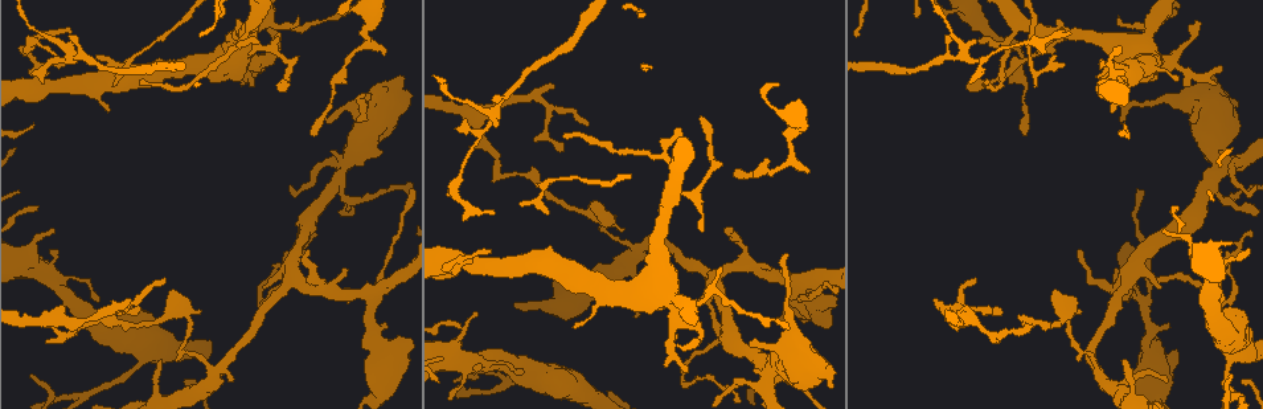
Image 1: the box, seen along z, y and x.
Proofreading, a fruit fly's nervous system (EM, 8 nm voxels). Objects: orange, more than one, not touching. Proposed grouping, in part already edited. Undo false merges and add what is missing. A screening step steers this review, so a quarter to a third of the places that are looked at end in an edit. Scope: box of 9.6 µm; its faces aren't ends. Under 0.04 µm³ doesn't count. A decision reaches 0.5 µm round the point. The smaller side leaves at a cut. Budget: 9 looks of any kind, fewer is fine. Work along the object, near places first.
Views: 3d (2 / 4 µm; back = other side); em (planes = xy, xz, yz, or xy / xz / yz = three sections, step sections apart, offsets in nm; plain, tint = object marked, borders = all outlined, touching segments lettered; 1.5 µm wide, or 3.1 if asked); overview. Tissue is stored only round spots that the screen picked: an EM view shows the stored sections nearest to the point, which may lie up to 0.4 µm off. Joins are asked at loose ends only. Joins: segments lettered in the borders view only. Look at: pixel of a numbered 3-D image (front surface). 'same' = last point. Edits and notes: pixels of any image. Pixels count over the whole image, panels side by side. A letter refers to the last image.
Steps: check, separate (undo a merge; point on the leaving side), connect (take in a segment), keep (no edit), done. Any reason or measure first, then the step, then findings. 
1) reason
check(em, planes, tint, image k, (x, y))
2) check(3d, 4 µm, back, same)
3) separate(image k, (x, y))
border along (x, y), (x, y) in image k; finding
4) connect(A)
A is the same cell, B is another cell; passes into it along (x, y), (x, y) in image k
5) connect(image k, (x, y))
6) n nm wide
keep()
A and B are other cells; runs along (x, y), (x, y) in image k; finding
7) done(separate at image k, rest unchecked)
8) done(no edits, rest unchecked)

sudden change in width
check(em, planes, borders, image 1, (365, 39))

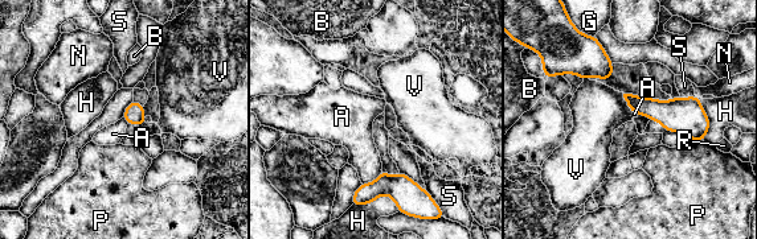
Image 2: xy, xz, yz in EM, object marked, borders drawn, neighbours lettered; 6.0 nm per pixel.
keep()
A, B, G, H, N, P, R, S and V are other cells; border along (381, 170), (372, 181), (361, 184) in image 2; all the same neuron

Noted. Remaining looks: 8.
an open end
check(em, planes, tint, image 1, (736, 174))

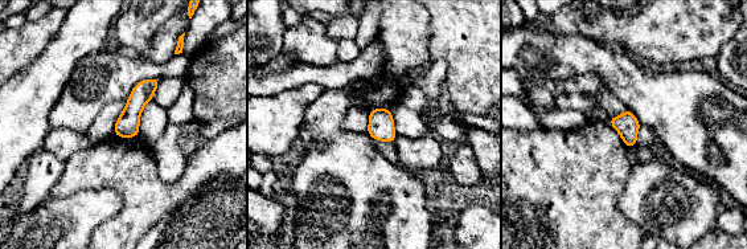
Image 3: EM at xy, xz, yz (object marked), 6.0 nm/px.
see the neighbours
check(em, planes, borders, same)

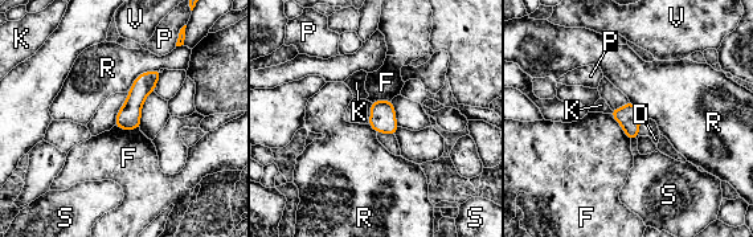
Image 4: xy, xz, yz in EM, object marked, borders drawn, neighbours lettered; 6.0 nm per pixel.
140 nm wide
keep()
D, F, K, P, R, S and V are other cells; border along (159, 68), (142, 72), (129, 92) in image 4; none of them fits

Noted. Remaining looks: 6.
arms part here
check(em, xz, step 8, tint, image 1, (959, 55))

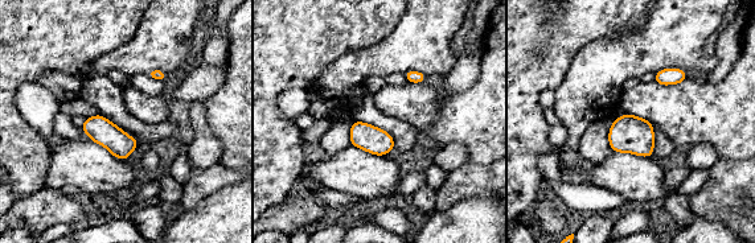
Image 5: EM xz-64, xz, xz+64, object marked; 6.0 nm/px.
check(em, planes, tint, same)

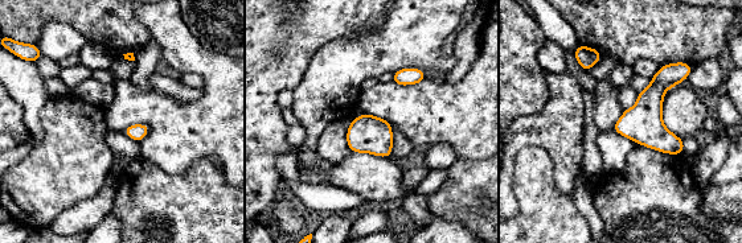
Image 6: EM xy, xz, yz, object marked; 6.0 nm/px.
check(em, planes, borders, same)

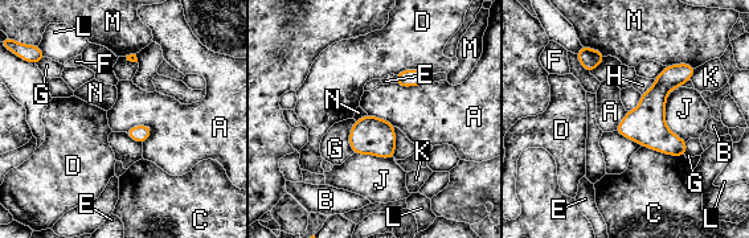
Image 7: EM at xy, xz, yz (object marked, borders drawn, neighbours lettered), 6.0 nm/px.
keep()
A, B, C, D, E, F, G, H, J, K, L, M and N are other cells; border along (152, 128), (132, 126), (126, 132) in image 7; continuous, no second neuron

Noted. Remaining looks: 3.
branch stops here
check(em, planes, borders, image 1, (69, 27))

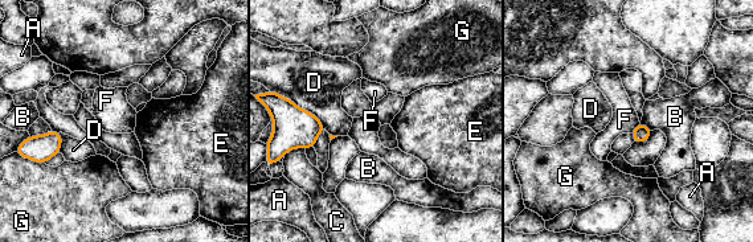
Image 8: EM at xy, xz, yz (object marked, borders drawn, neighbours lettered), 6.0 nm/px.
110 nm wide
keep()
A, B, C, D, E, F and G are other cells; border along (639, 122), (630, 132) in image 8; none of them fits

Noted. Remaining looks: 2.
done(no edits, rest unchecked)

